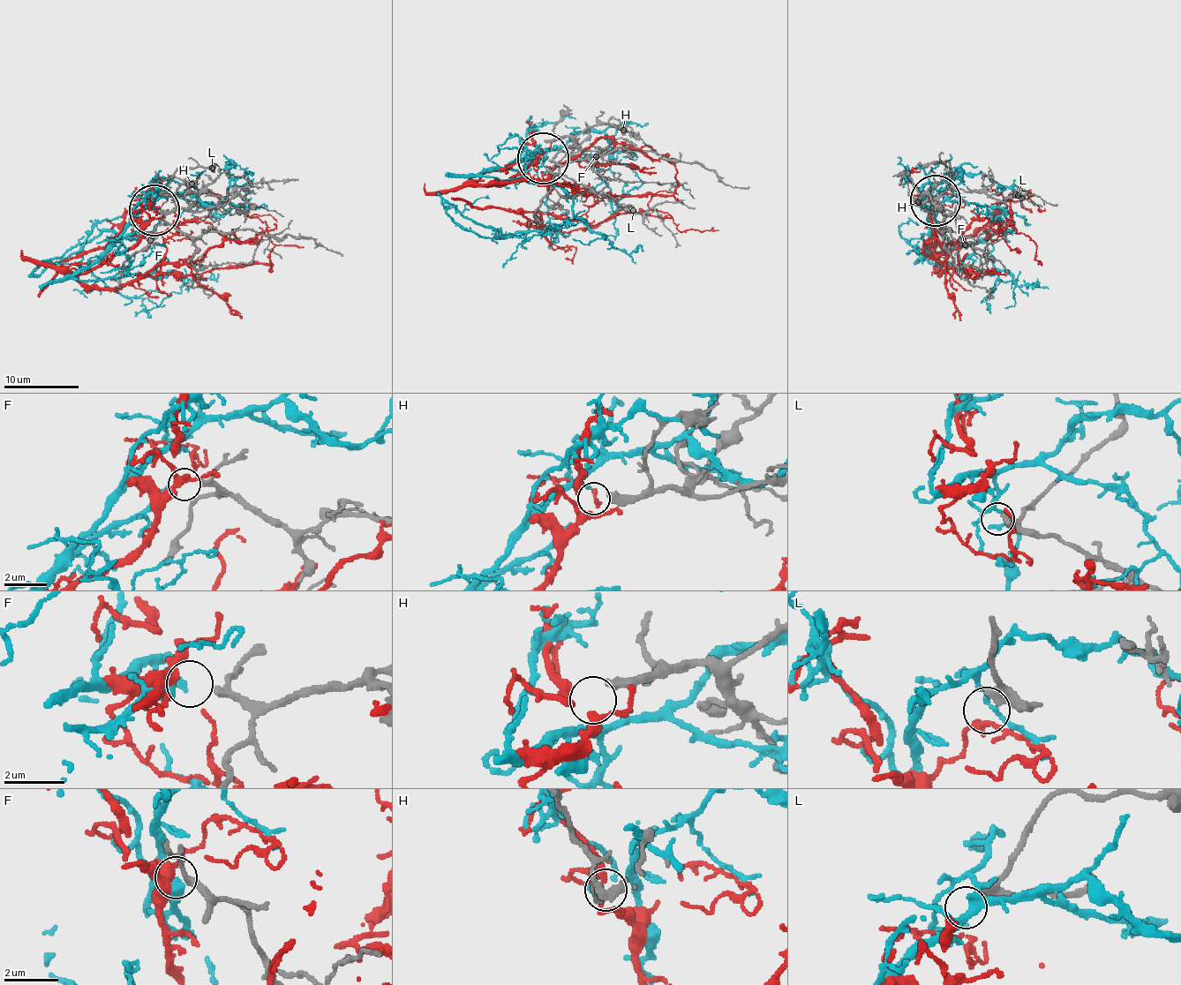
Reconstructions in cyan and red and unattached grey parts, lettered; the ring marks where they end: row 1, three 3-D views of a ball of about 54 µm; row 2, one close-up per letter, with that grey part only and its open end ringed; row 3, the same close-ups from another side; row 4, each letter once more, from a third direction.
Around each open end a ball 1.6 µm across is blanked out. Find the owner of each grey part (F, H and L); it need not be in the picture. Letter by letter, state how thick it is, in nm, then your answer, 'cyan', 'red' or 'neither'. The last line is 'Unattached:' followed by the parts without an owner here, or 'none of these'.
F: 190 nm thick; cyan
H: 400 nm thick; red
L: 360 nm thick; neither
Unattached: L

